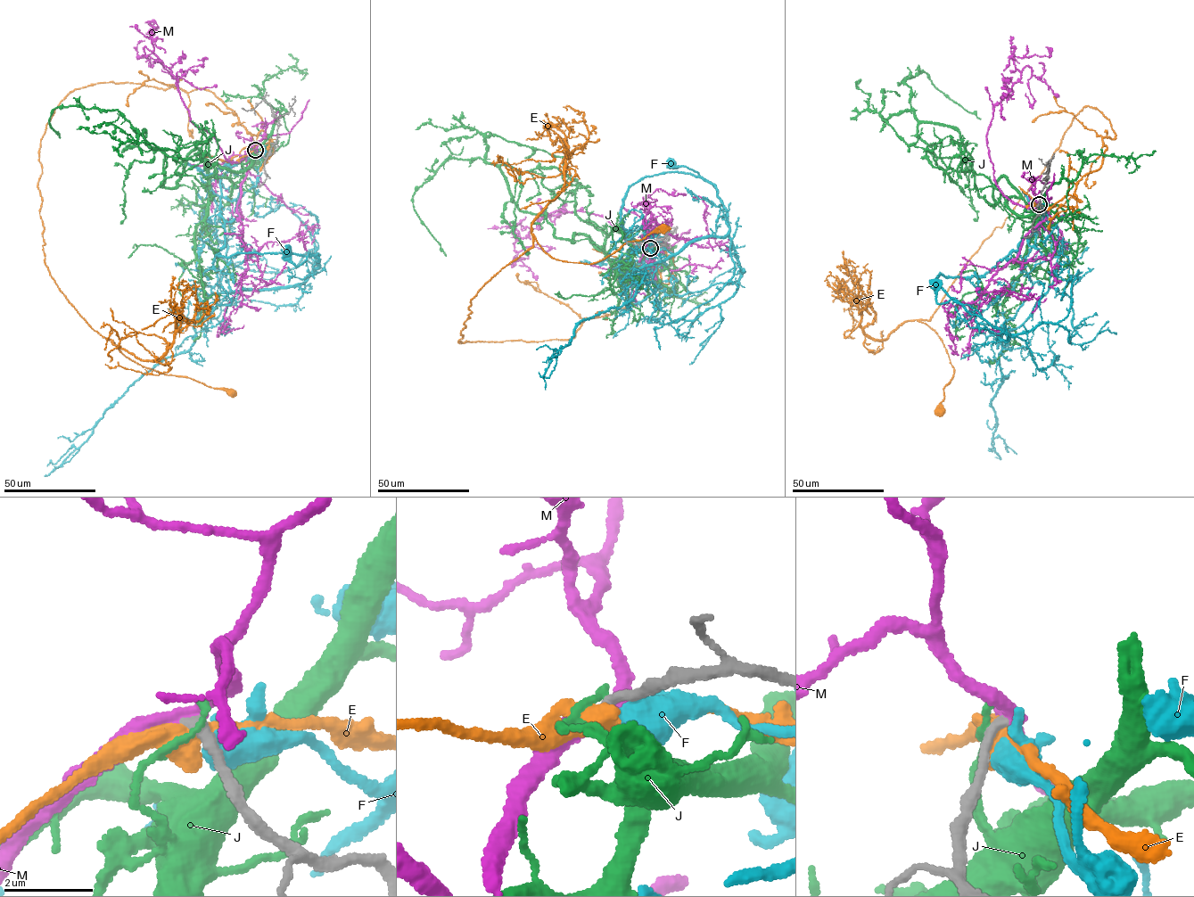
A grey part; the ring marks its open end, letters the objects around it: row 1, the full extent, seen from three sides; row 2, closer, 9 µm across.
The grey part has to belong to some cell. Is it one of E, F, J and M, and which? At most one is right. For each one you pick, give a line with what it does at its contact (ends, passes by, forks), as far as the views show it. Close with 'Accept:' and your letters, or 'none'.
M: it passes by
Accept: M

